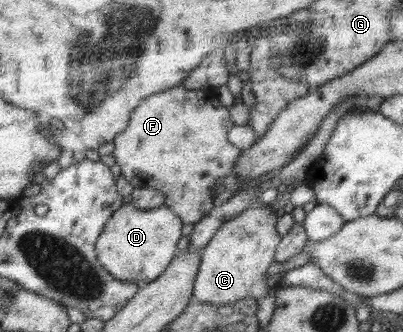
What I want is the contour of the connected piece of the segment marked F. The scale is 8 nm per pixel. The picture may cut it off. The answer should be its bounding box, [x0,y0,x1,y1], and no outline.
[114,84,242,224]

